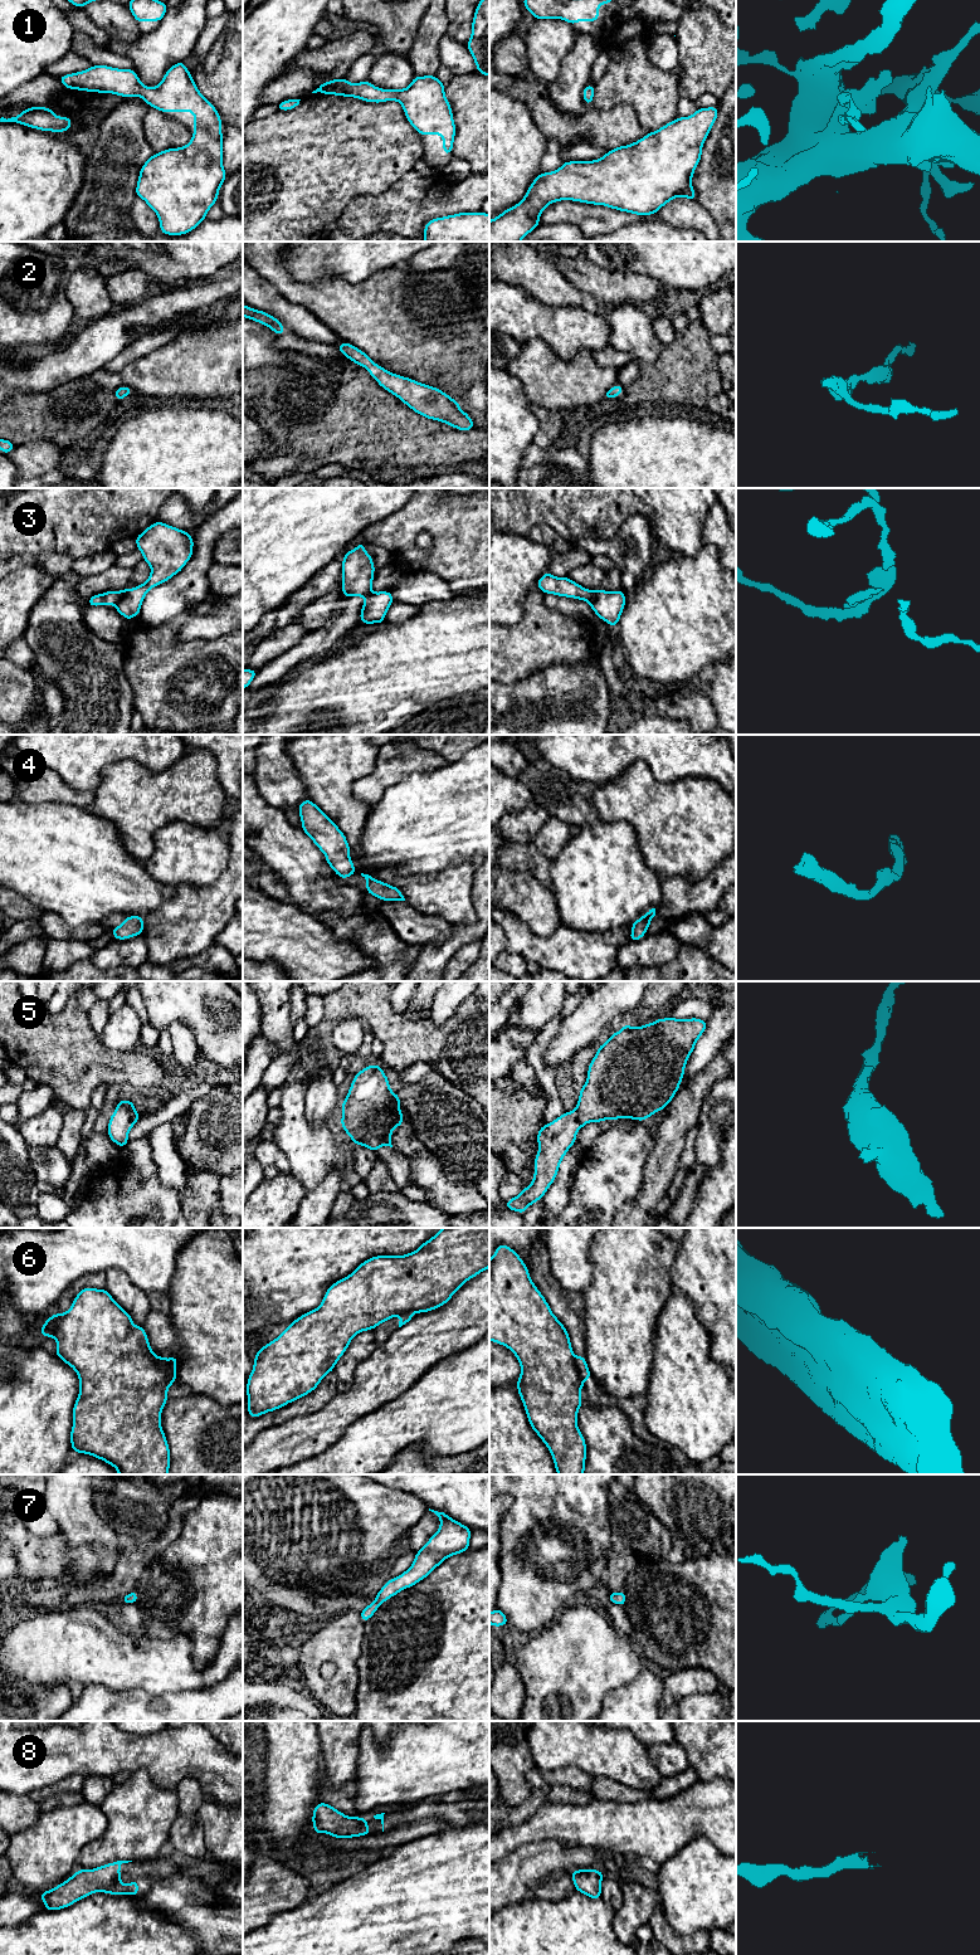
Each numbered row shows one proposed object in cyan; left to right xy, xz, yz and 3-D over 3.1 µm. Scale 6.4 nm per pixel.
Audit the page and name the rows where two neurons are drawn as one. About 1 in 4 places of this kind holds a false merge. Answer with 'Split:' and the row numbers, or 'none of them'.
Split: 3, 6

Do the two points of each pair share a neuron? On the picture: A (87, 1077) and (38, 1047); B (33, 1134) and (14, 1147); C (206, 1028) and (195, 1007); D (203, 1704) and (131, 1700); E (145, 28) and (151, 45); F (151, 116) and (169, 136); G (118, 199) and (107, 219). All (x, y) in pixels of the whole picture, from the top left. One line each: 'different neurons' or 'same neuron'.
A: same neuron
B: different neurons
C: same neuron
D: same neuron
E: different neurons
F: same neuron
G: same neuron

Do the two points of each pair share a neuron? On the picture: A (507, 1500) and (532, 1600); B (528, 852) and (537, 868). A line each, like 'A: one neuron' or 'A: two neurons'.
A: two neurons
B: one neuron

